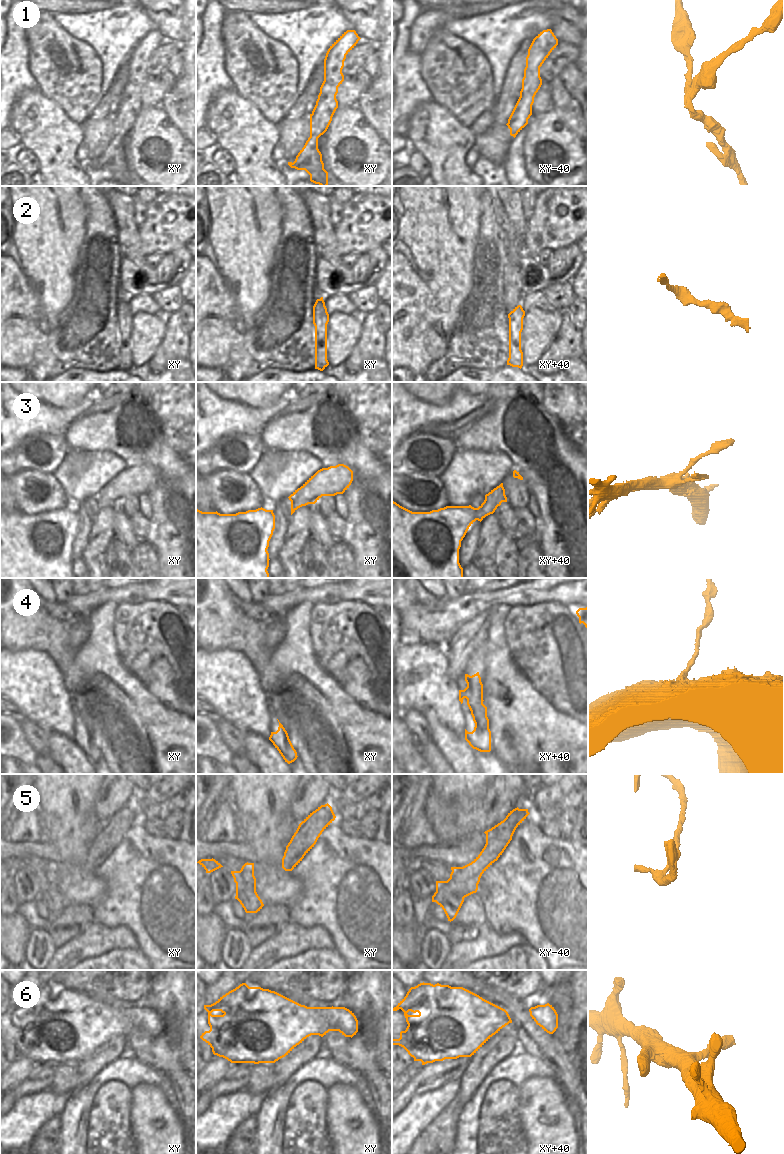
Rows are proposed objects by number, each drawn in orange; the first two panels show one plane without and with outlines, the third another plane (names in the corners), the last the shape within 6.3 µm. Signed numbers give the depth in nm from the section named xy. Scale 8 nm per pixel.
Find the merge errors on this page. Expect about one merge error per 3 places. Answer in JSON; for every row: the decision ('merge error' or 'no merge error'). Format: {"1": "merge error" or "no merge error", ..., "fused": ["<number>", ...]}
{"1": "merge error", "2": "no merge error", "3": "no merge error", "4": "merge error", "5": "merge error", "6": "no merge error", "fused": ["1", "4", "5"]}

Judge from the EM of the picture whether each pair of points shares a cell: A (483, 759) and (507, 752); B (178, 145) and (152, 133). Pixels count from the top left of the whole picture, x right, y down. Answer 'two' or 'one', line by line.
A: two
B: one

